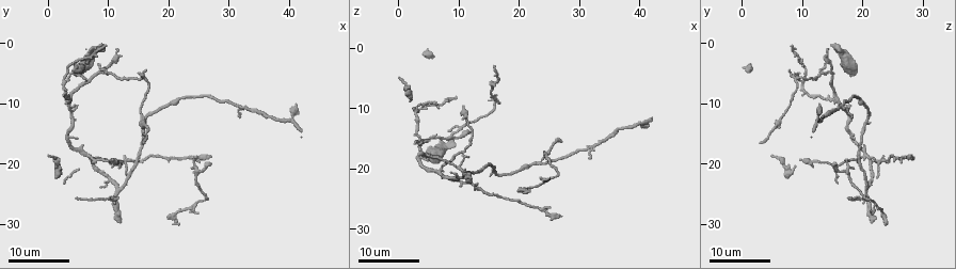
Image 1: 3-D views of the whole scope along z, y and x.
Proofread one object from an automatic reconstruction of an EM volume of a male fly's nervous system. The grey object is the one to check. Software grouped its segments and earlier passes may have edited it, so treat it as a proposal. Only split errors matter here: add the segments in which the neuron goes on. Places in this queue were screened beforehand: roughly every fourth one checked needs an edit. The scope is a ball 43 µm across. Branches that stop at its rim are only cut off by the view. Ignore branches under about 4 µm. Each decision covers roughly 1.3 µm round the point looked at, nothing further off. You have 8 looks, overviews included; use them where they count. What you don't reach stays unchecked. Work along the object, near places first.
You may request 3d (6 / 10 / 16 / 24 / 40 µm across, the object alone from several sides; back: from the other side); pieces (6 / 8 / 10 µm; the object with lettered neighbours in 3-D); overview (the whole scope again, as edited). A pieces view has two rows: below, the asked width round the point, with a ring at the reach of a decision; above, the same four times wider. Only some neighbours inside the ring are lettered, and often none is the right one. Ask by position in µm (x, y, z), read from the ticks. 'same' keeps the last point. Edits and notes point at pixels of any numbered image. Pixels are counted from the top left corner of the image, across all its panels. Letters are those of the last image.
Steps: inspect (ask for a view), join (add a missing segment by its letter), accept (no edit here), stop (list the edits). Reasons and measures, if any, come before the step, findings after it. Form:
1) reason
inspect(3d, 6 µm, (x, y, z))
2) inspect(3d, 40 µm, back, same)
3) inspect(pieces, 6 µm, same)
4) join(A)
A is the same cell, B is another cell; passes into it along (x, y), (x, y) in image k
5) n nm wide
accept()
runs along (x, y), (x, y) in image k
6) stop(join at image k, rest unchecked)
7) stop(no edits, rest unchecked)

an open end
inspect(3d, 16 µm, (11.0, 19.5, 10.0))

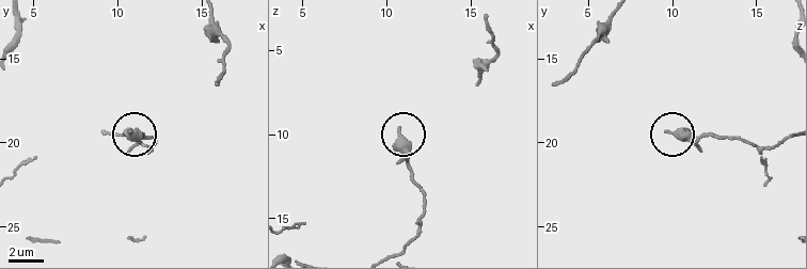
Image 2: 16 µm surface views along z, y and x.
see the neighbours
inspect(pieces, 10 µm, (10.7, 19.4, 9.7))

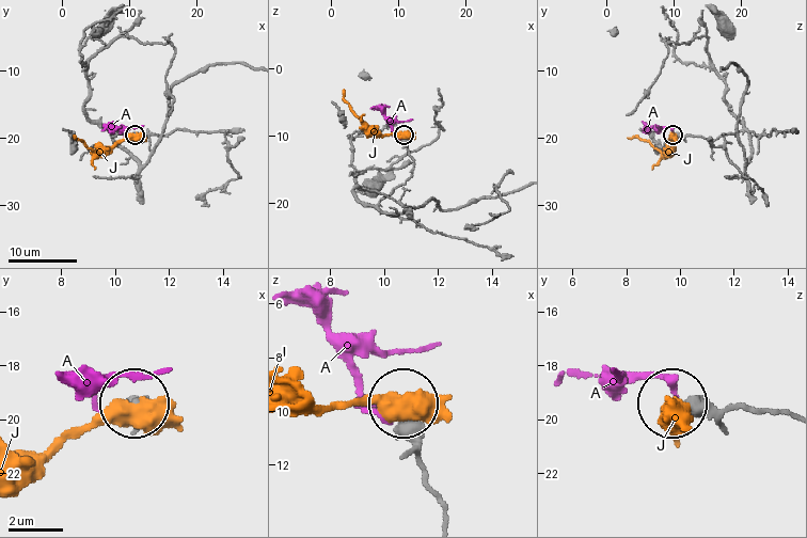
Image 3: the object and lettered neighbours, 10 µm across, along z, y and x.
290 nm wide
accept()
A and J are other cells; no lettered segment goes on from it

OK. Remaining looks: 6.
end of a long branch
inspect(3d, 24 µm, (16.0, 16.0, 3.0))

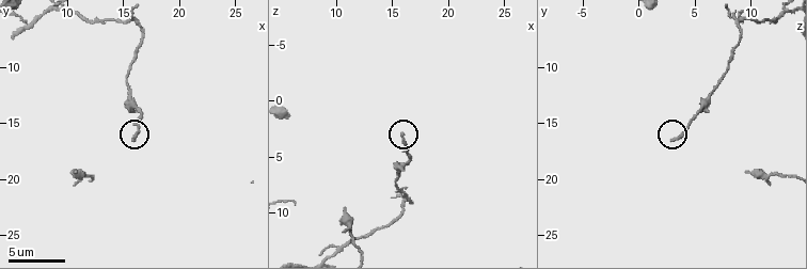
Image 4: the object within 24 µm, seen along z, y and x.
inspect(pieces, 8 µm, (16.0, 16.4, 3.0))

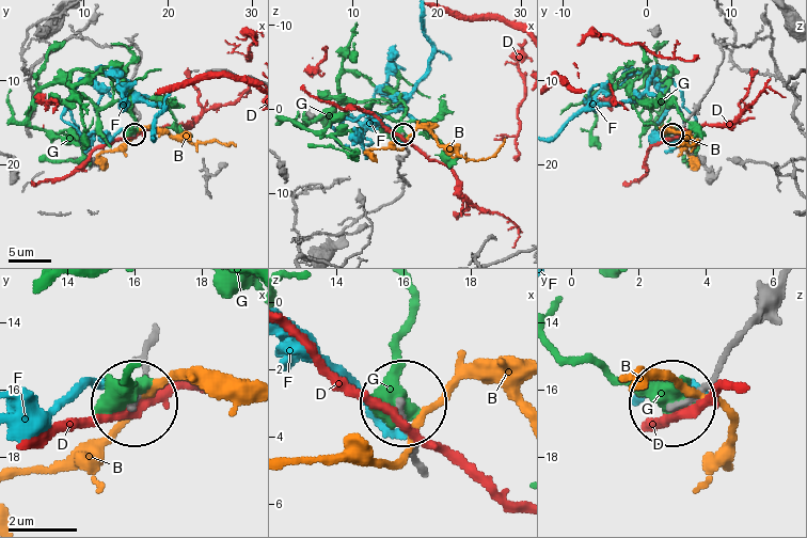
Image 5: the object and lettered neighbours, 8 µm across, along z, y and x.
accept()
B, D, F and G are other cells; runs along (148, 351), (135, 402) in image 5; none of them fits

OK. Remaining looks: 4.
stops while still wide
inspect(3d, 24 µm, (26.5, 19.5, 15.5))

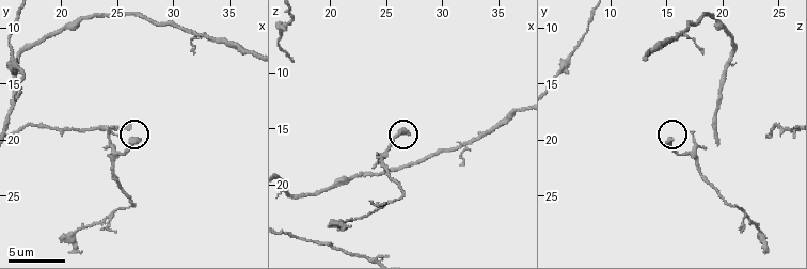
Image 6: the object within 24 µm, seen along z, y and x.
inspect(pieces, 8 µm, (26.6, 20.0, 15.4))

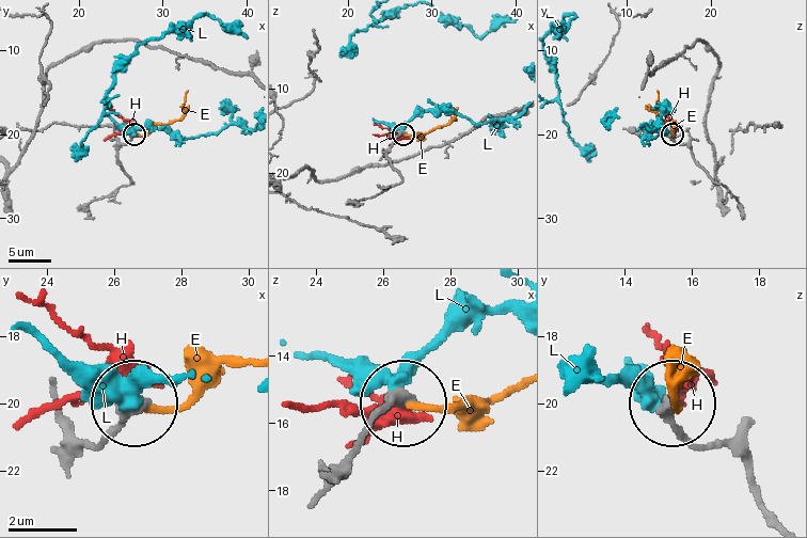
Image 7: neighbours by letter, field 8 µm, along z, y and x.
accept()
E, H and L are other cells; none of them fits

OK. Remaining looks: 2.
tapers out
inspect(3d, 16 µm, (16.0, 5.0, 7.5))

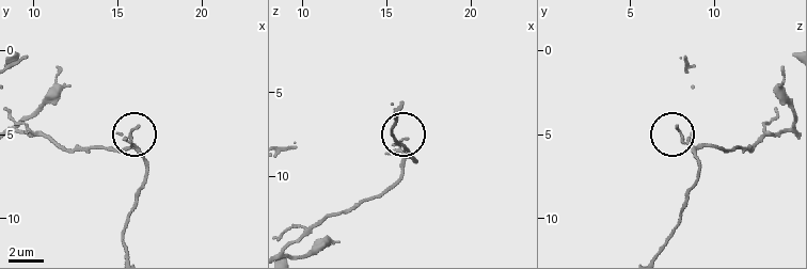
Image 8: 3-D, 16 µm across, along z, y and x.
see the neighbours
inspect(pieces, 10 µm, (16.2, 4.5, 7.8))

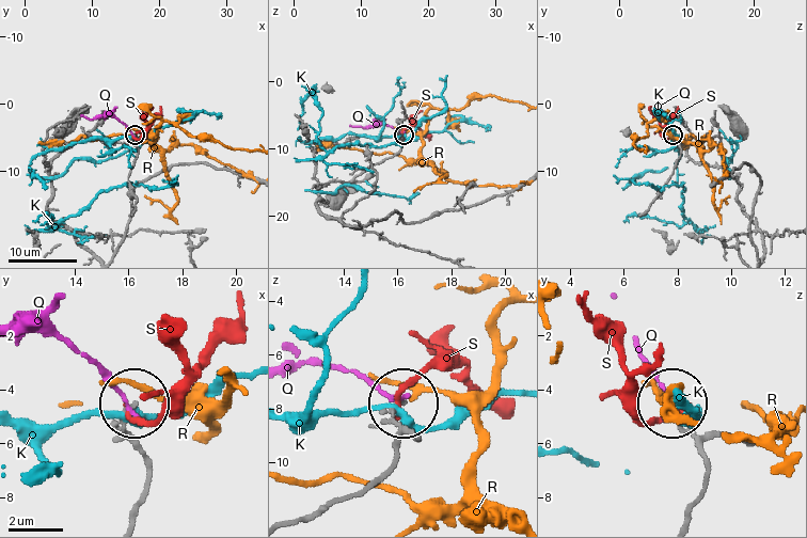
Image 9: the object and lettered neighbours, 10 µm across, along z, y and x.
accept()
K, Q, R and S are other cells; runs along (301, 520), (384, 472), (397, 444), (393, 410), (402, 404) in image 9; none of them fits

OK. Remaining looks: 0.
stop(no edits, rest unchecked)

